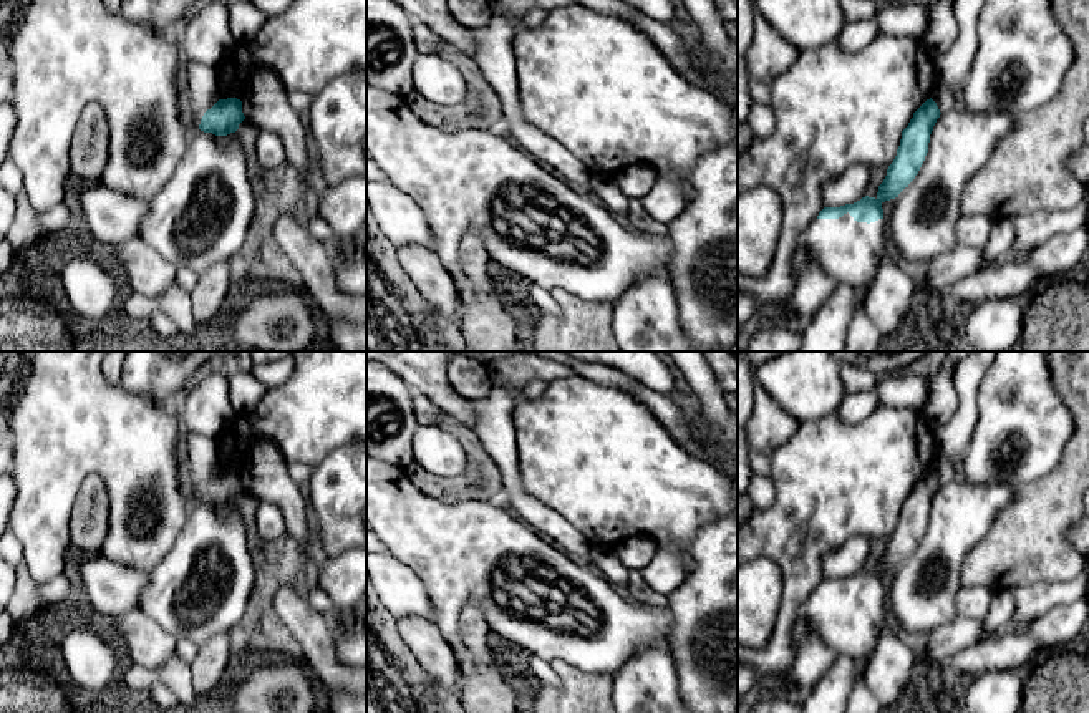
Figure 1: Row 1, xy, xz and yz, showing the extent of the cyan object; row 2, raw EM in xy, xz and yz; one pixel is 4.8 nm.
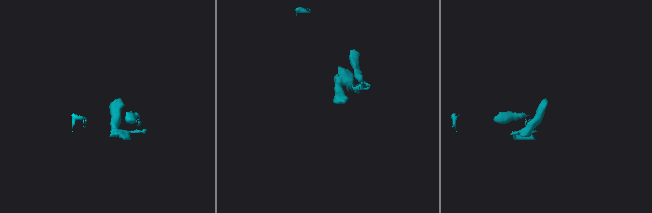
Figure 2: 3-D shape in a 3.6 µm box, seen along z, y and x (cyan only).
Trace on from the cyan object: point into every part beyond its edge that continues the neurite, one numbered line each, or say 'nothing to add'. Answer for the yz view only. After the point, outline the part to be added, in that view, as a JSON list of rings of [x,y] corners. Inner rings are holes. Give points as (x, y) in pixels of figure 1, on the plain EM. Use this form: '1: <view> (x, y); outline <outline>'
1: yz (849, 622); outline [[[849,584],[839,590],[814,590],[801,605],[794,622],[794,652],[799,640],[809,633],[817,633],[835,652],[854,660],[865,660],[877,647],[885,628],[885,590],[875,594],[857,594]]]

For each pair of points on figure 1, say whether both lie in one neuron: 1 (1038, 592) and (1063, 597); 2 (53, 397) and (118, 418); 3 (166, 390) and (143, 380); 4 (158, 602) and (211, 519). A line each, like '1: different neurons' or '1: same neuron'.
1: same neuron
2: same neuron
3: same neuron
4: same neuron

